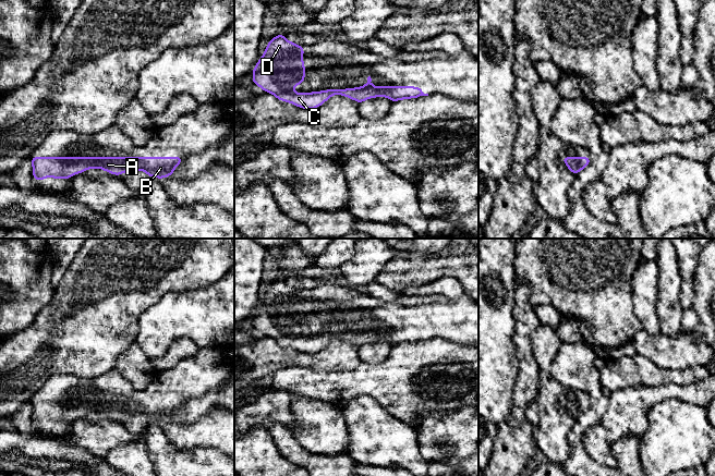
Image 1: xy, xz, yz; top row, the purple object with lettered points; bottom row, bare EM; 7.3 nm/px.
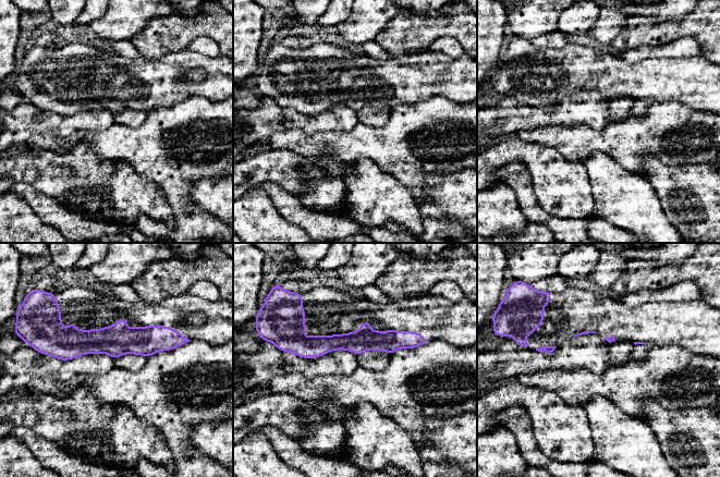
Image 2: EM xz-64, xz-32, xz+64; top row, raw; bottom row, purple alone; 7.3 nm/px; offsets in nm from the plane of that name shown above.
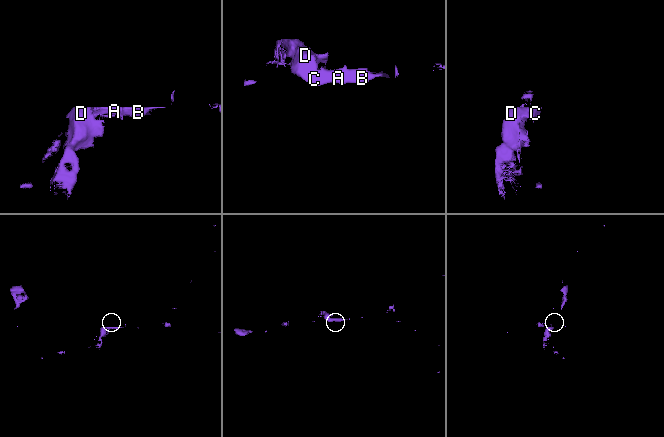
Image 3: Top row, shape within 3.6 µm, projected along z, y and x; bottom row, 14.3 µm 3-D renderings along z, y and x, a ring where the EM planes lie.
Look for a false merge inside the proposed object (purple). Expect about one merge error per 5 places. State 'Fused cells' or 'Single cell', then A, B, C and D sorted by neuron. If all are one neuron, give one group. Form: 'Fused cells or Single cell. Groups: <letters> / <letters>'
Single cell. Groups: A B C D

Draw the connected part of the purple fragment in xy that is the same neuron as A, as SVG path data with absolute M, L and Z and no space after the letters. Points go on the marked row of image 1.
M29 157L33 162L33 176L40 180L51 176L70 179L88 168L100 168L114 175L129 170L143 170L148 178L163 179L173 175L173 169L184 160L183 157Z

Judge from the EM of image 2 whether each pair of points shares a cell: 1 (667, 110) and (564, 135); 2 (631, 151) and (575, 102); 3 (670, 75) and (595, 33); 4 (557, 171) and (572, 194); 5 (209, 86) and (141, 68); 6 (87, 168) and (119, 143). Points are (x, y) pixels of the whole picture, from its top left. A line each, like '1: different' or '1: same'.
1: same
2: different
3: different
4: same
5: same
6: different

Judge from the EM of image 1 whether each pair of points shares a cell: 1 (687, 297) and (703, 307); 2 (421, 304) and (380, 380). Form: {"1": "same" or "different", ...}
{"1": "different", "2": "different"}

